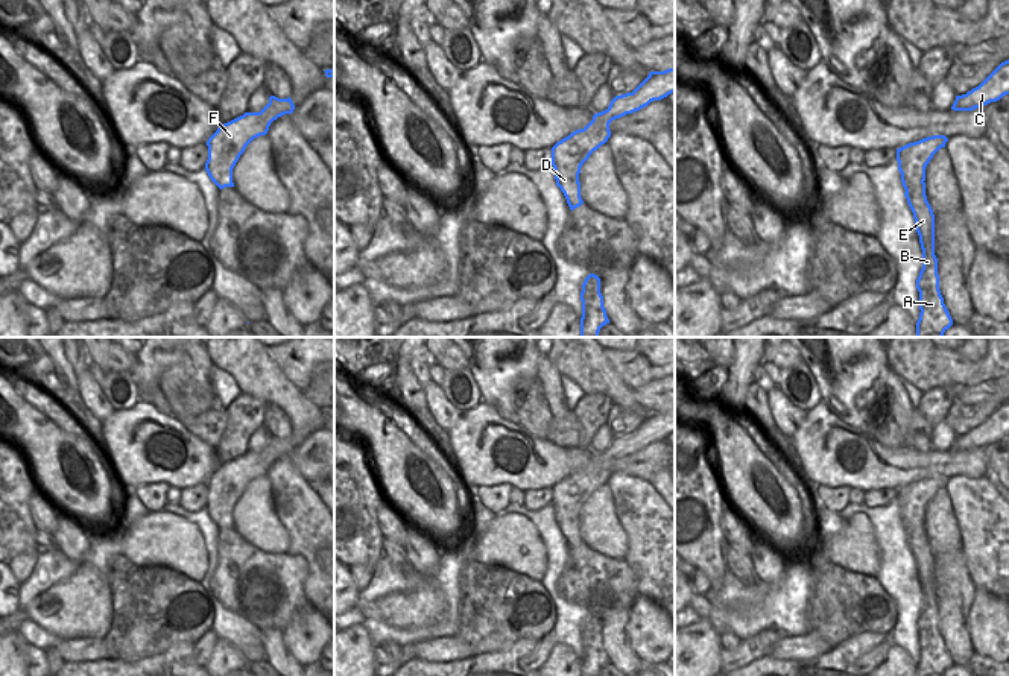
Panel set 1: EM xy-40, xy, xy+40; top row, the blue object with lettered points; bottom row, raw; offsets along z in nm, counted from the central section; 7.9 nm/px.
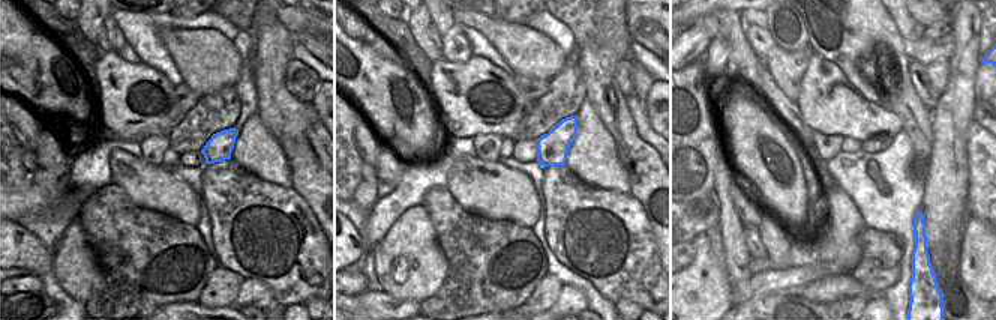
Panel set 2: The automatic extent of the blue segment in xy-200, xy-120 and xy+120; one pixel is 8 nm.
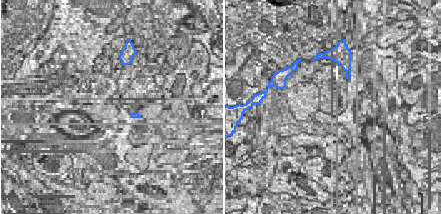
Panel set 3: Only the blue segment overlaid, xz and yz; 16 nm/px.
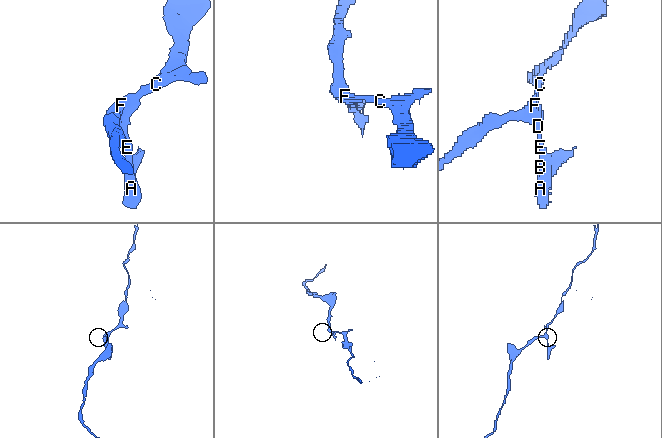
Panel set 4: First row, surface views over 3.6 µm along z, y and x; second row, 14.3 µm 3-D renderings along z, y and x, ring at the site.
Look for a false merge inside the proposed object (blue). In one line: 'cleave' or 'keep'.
cleave

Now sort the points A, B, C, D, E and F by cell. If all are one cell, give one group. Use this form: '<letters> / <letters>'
A B E / C D F

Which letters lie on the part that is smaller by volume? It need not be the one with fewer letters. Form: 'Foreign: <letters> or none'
Foreign: A, B, E

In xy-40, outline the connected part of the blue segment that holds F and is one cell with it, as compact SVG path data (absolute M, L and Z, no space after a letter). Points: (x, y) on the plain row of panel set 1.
M269 438L269 444L260 453L245 453L243 456L223 463L208 479L208 500L205 510L210 520L222 530L234 527L232 509L245 492L246 486L257 477L266 475L274 460L284 454L292 454L295 445L290 438Z

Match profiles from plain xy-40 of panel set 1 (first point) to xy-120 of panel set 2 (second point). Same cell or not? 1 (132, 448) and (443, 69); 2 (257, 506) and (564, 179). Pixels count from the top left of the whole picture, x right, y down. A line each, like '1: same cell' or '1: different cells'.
1: same cell
2: different cells

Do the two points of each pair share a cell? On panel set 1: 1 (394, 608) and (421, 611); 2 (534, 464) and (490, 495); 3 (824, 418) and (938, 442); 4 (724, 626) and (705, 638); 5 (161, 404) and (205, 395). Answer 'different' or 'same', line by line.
1: same
2: different
3: different
4: different
5: different

